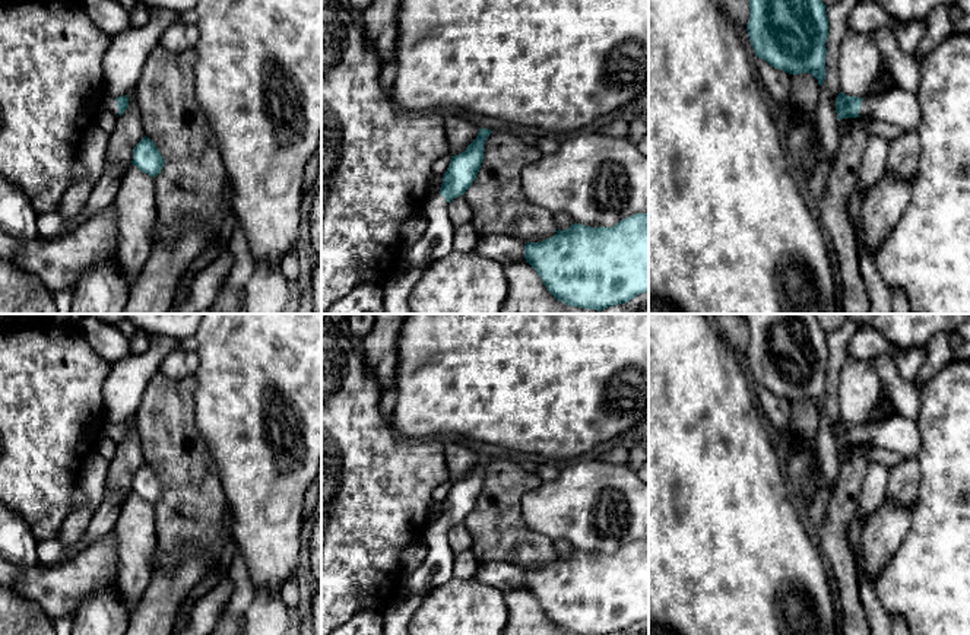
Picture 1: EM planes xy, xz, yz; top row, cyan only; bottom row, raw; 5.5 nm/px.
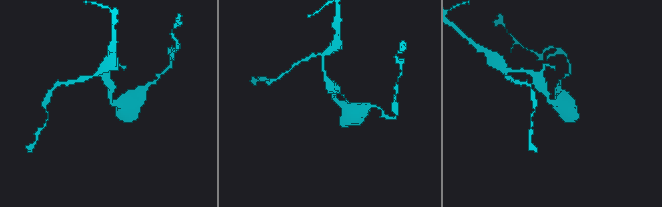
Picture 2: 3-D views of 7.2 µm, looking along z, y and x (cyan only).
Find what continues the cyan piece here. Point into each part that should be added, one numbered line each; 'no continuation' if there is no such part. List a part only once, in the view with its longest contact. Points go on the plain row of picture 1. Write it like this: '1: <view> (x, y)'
1: yz (899, 434)

